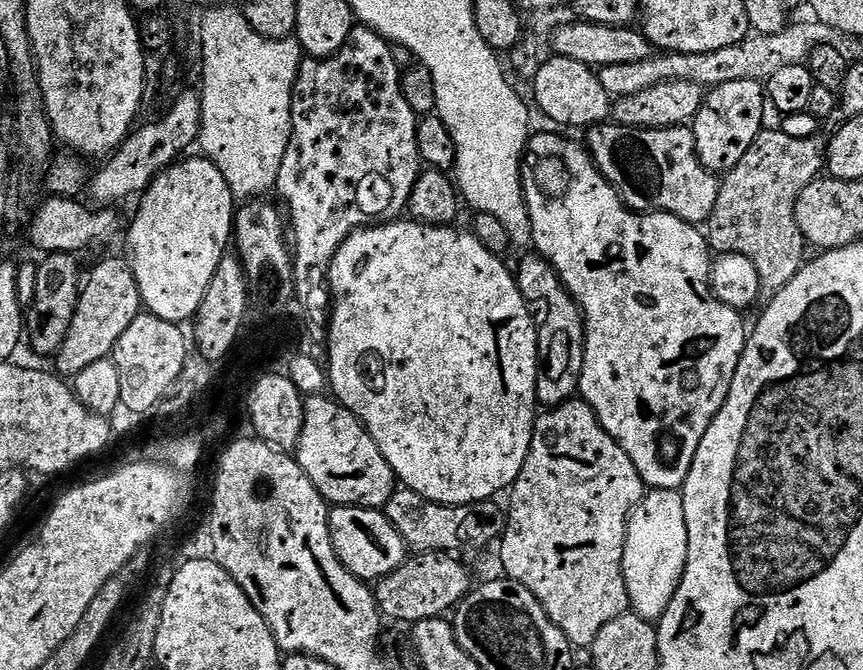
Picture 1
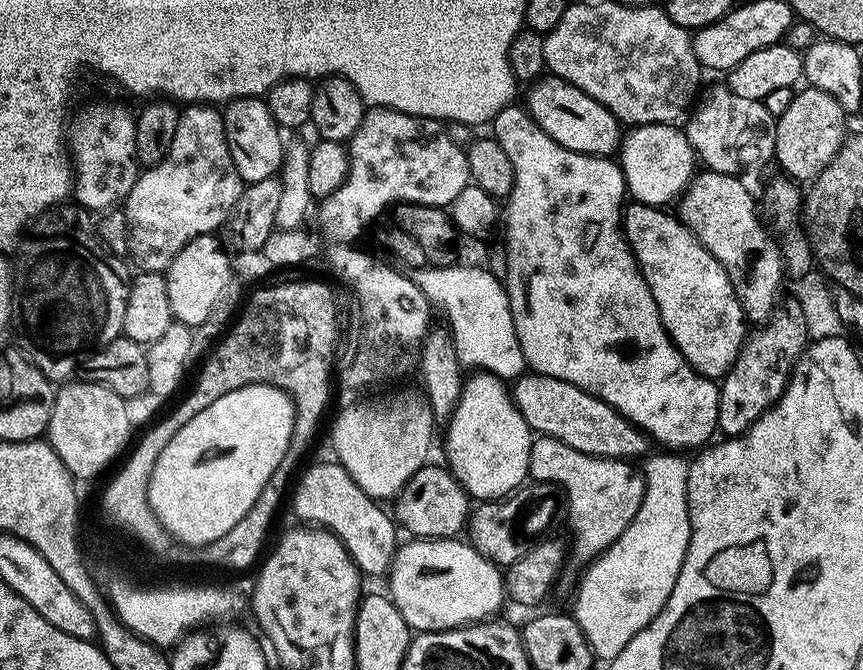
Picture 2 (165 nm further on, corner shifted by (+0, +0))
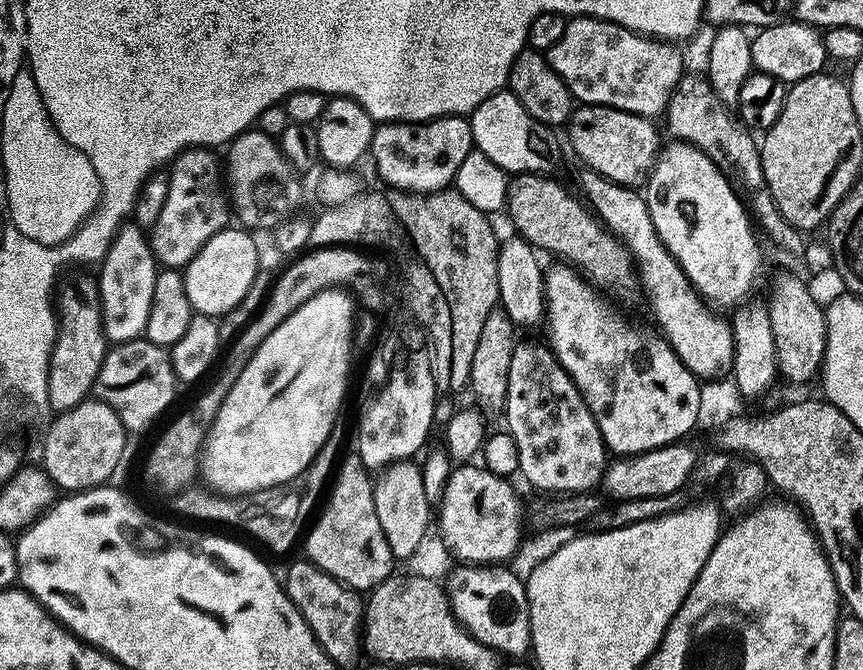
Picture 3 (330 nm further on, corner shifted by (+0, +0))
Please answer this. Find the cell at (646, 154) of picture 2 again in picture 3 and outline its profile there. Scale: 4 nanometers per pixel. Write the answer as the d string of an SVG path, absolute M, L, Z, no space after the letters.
M672 142L661 151L646 181L646 199L650 218L654 218L654 230L670 250L670 254L682 266L696 291L717 309L735 310L753 295L752 287L764 272L764 252L760 249L757 229L749 209L736 197L733 181L720 172L719 166L693 144Z

